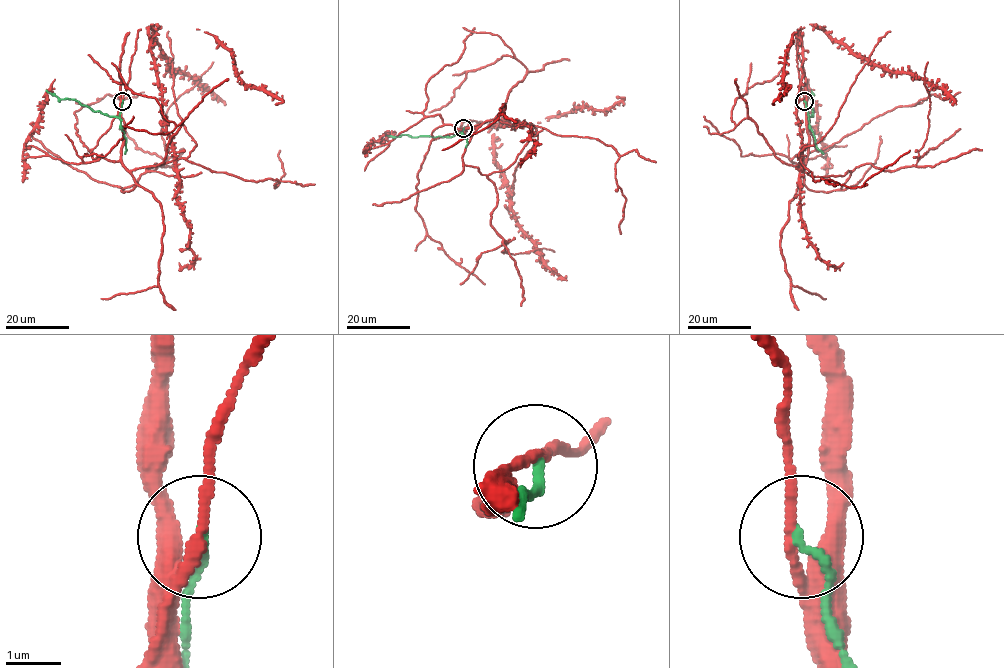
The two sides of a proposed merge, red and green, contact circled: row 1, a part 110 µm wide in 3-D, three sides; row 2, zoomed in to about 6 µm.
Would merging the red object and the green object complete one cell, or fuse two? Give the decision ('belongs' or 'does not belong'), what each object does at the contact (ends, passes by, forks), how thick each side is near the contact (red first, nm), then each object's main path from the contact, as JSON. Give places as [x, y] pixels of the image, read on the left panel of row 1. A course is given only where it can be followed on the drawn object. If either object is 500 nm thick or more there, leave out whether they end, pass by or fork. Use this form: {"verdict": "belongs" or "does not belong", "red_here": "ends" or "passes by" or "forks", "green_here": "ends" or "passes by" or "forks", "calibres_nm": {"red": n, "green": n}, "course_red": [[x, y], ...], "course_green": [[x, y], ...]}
{"verdict": "does not belong", "red_here": "passes by", "green_here": "ends", "calibres_nm": {"red": 180, "green": 150}, "course_red": [[122, 100], [121, 162], [129, 170], [186, 158], [195, 147], [177, 112], [169, 63], [225, 104]], "course_green": [[122, 100], [120, 115], [110, 116], [92, 111], [75, 100], [60, 99], [46, 90]]}

